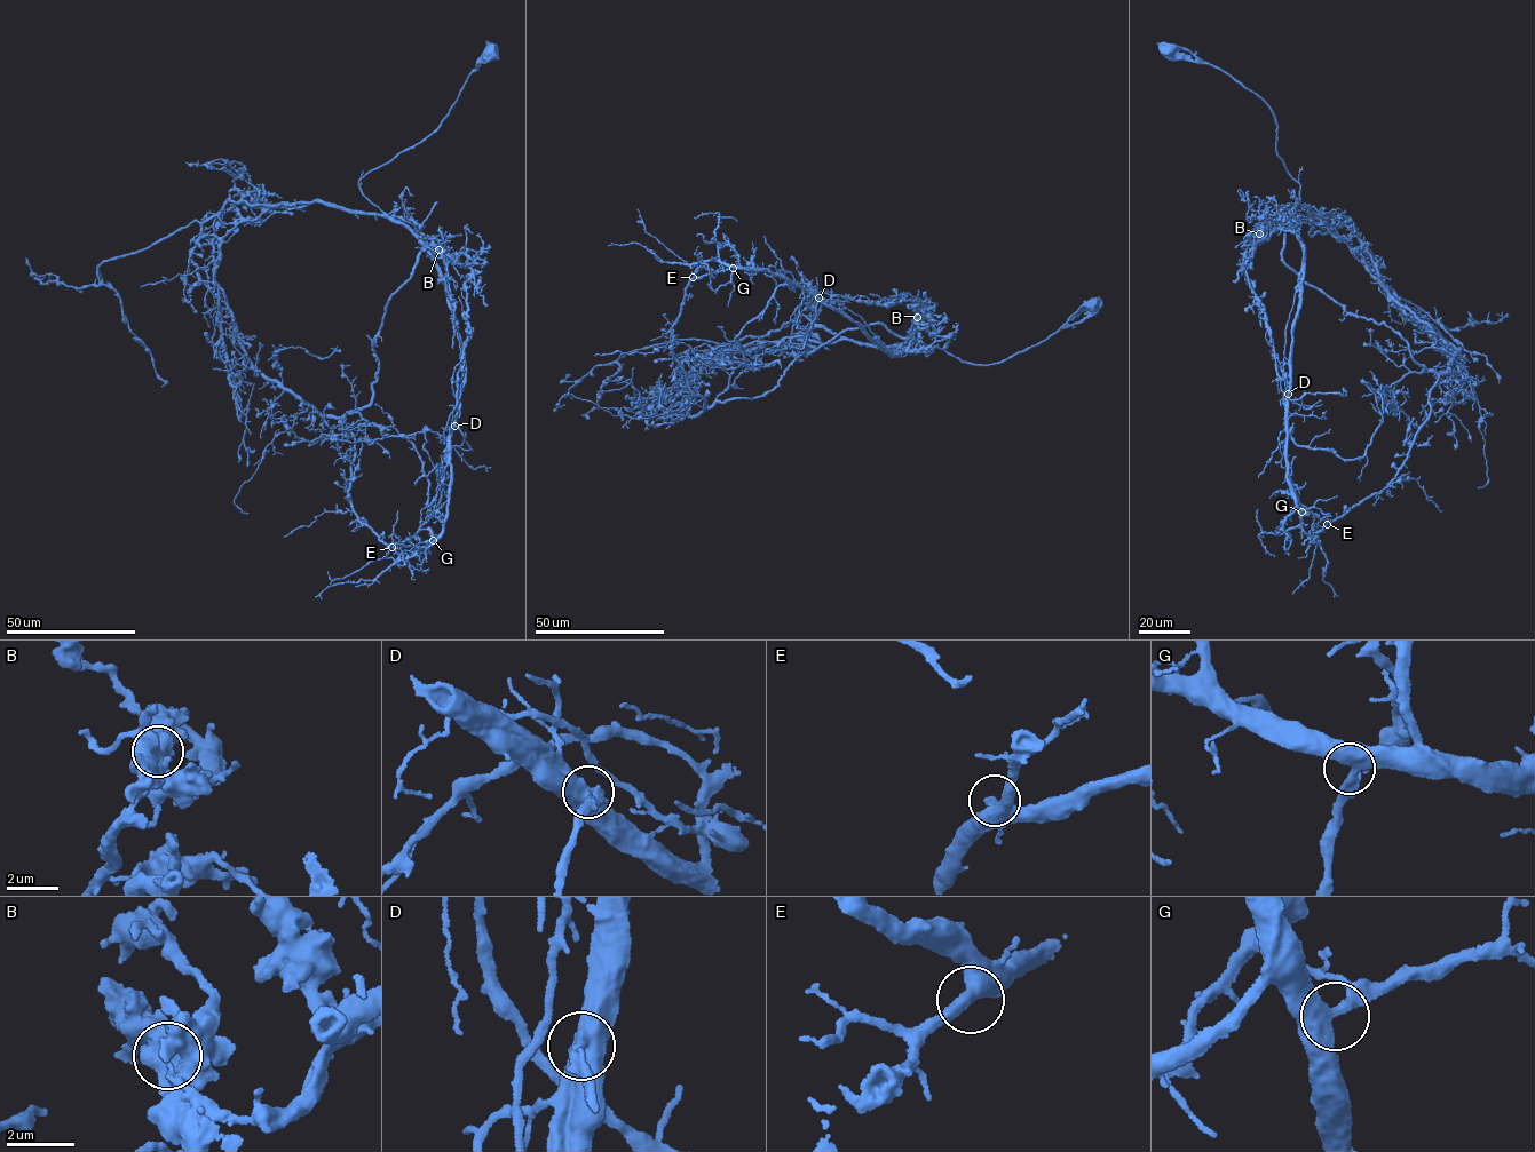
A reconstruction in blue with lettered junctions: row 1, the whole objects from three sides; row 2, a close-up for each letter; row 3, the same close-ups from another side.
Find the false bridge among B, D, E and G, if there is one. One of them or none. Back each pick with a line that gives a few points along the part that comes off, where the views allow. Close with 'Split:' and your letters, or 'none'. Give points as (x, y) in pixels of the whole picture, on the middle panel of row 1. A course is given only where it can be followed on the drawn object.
B: course (917, 316), (908, 339), (848, 328), (760, 396), (671, 415), (710, 358), (804, 335), (821, 307), (802, 275)
Split: B

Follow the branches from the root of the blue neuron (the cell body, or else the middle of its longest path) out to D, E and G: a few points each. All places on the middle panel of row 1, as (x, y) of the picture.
D: (1093, 307), (1023, 350), (978, 365), (932, 346), (886, 346), (900, 344), (891, 352), (819, 298)
E: (1093, 307), (978, 365), (932, 346), (891, 352), (758, 268), (693, 277)
G: (1093, 307), (1023, 350), (978, 365), (932, 346), (886, 346), (900, 344), (891, 352), (786, 278), (733, 268)

